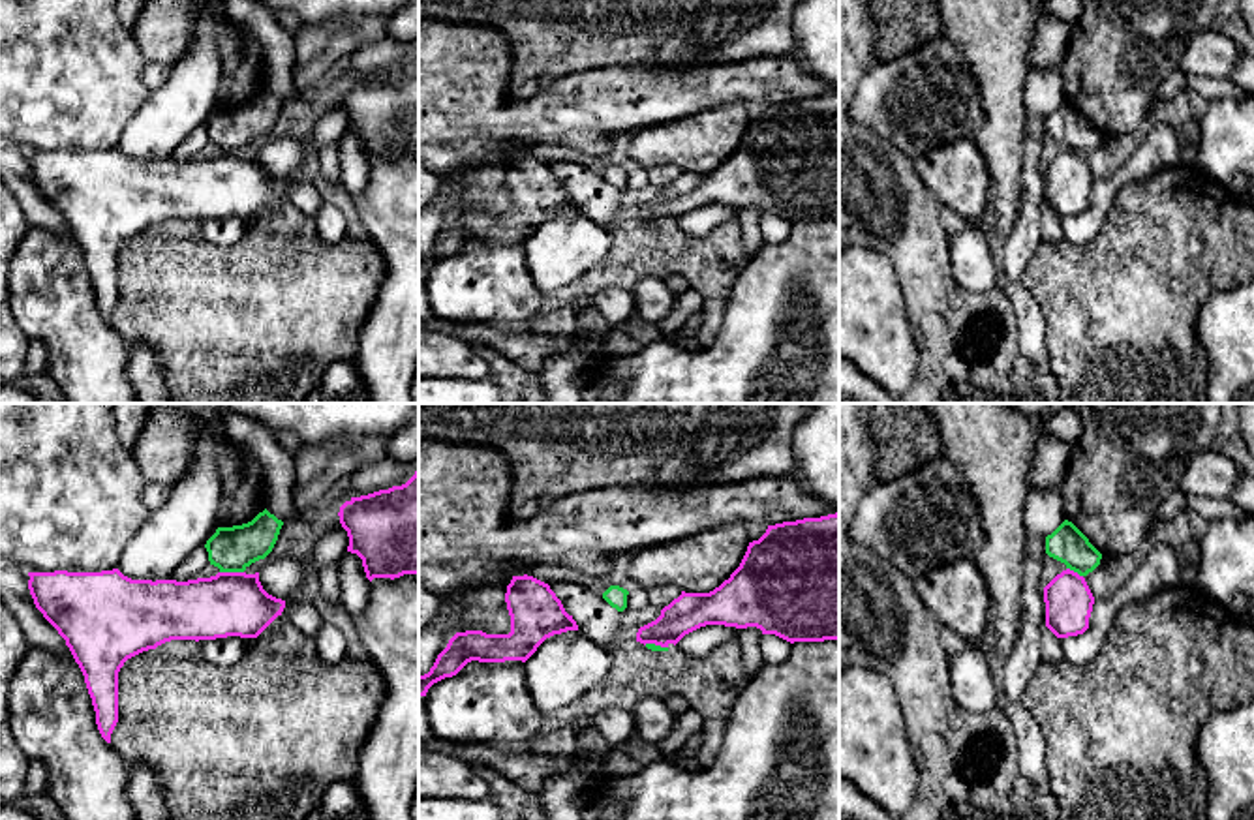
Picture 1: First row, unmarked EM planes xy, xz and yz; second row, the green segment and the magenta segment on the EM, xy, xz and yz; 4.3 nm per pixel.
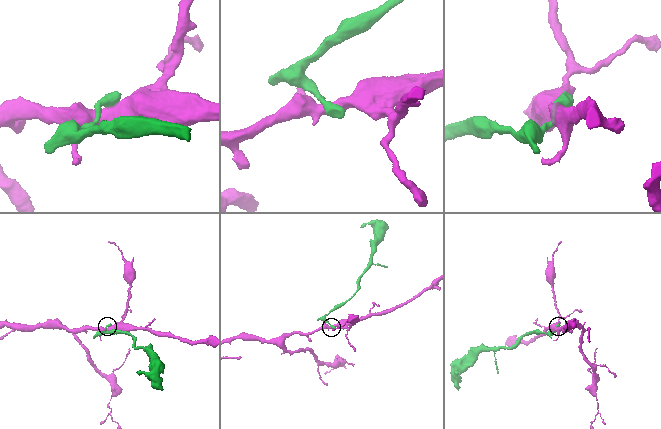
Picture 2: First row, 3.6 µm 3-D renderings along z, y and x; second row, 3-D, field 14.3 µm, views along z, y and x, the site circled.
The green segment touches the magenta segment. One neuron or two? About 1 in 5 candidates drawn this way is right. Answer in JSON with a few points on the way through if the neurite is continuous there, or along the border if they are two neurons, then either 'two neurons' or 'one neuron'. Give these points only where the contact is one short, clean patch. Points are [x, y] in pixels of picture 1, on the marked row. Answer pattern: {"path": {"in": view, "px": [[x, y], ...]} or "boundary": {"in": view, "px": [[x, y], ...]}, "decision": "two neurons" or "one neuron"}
{"boundary": {"in": "xy", "px": [[220, 571], [243, 573]]}, "decision": "two neurons"}

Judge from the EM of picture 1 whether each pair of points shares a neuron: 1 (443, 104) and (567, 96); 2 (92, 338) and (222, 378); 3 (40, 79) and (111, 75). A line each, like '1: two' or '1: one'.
1: one
2: two
3: one

